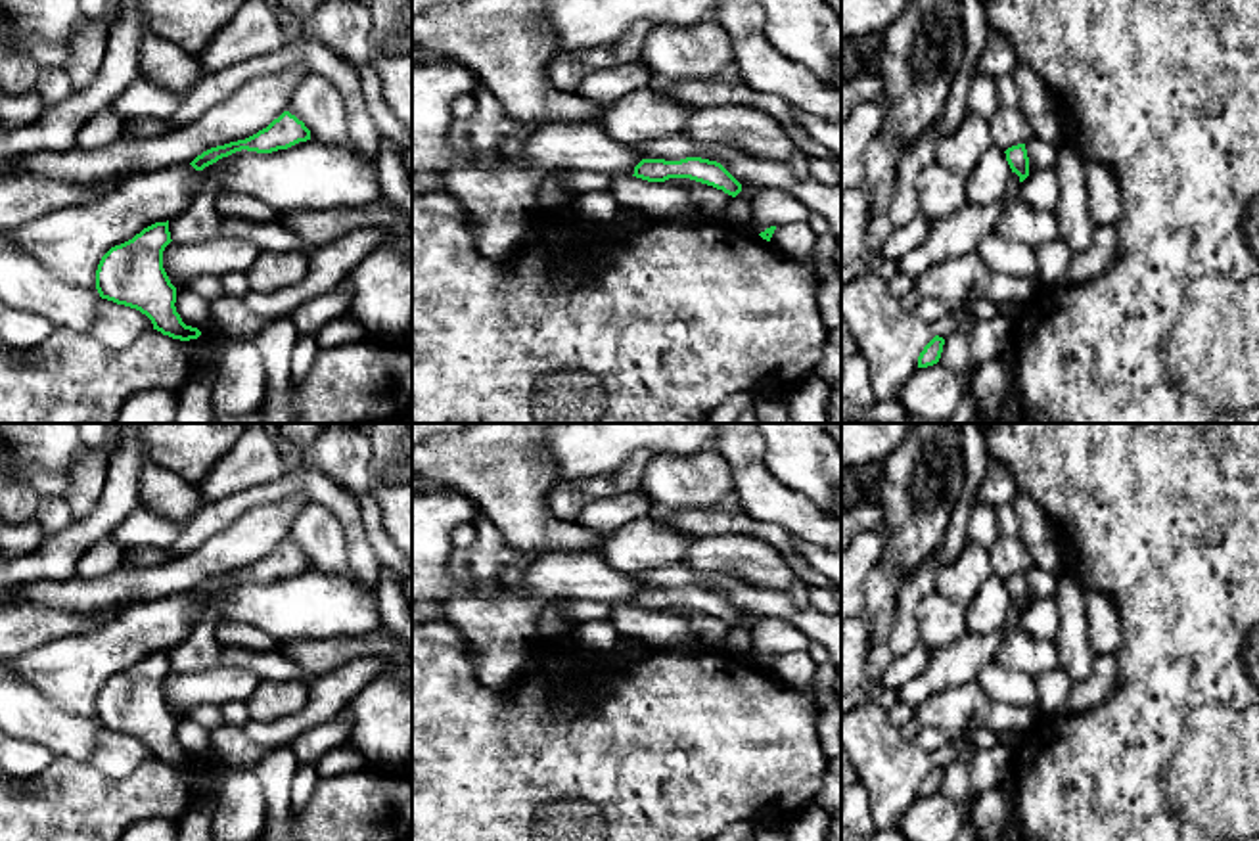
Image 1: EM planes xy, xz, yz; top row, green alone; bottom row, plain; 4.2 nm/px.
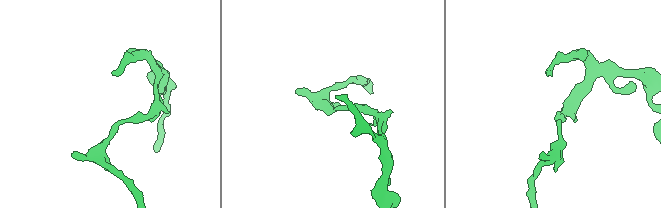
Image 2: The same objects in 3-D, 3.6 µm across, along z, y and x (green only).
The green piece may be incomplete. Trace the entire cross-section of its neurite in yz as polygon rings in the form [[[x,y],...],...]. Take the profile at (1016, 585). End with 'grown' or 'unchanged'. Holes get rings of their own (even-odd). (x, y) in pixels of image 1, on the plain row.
[[[1000,534],[989,548],[993,575],[1006,582],[1006,590],[1023,611],[1029,605],[1029,586],[1025,573],[1033,567],[1033,557],[1025,542]]] | grown

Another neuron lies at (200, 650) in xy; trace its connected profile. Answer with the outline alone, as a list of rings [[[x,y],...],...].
[[[215,619],[203,621],[194,626],[182,644],[171,648],[171,669],[178,672],[195,672],[215,667],[240,667],[255,672],[259,680],[305,680],[310,686],[318,682],[286,659],[280,649],[253,651],[220,646],[215,636],[215,626]]]

